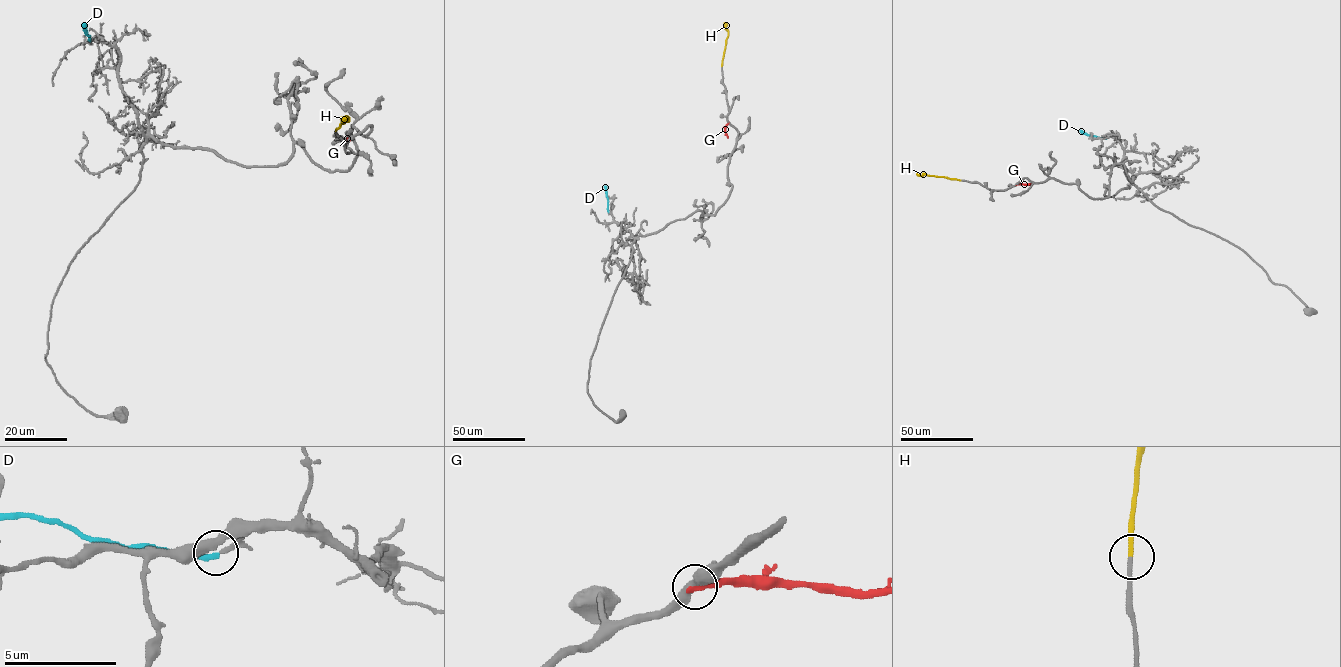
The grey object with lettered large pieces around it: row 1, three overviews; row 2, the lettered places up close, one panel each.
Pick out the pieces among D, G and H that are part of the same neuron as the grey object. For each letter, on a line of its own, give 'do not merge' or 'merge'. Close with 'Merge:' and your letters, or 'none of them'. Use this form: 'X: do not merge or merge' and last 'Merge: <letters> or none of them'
D: do not merge
G: do not merge
H: merge
Merge: H

